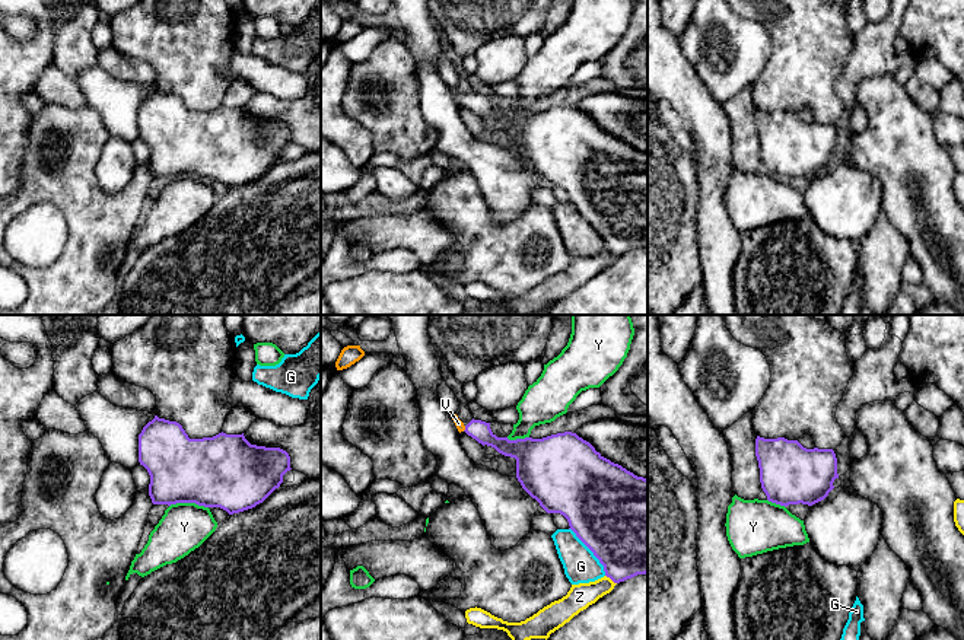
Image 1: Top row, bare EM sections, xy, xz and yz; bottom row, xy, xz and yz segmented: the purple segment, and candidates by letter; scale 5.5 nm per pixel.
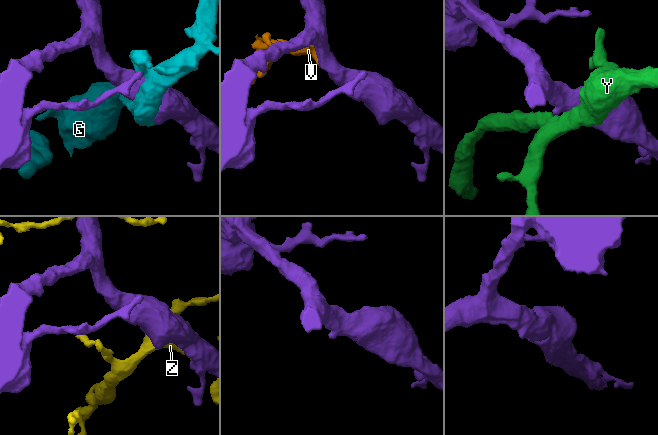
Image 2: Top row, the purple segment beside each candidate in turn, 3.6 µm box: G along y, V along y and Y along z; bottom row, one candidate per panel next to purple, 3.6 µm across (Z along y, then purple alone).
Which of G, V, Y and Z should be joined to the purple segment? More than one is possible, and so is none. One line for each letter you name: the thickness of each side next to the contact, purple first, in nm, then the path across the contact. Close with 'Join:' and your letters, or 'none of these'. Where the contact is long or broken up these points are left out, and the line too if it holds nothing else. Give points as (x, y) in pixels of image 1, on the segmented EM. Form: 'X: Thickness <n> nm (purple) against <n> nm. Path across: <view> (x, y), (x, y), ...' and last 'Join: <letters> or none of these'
V: Thickness 110 nm (purple) against 50 nm. Path across: xz (480, 430), (465, 429), (458, 423)
Join: V

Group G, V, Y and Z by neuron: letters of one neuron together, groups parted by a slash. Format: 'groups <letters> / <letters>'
groups G / V / Y / Z

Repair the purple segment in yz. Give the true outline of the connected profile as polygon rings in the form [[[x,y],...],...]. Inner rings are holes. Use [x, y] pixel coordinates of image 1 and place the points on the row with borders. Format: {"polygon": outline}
{"polygon": [[[757,436],[755,456],[767,500],[785,507],[824,500],[839,478],[833,449],[806,449],[798,440]]]}

